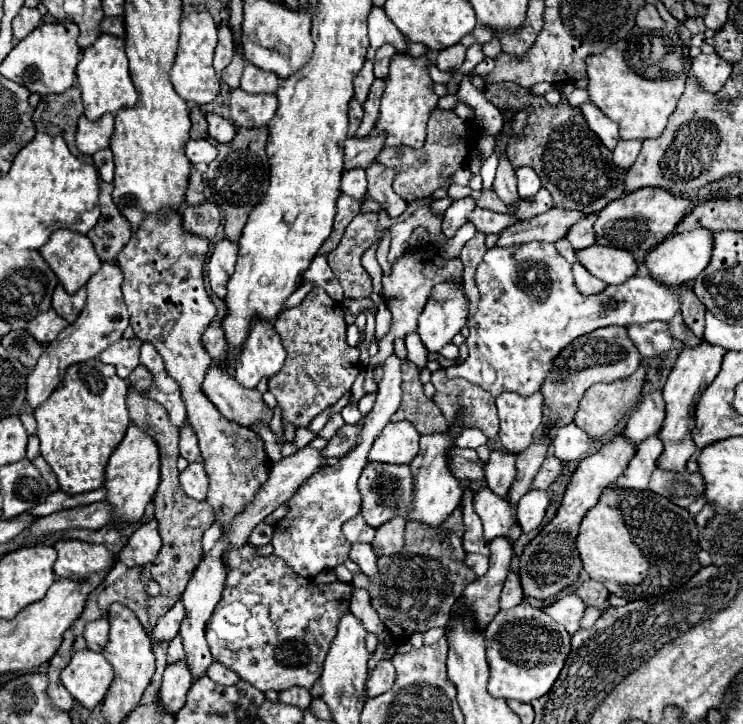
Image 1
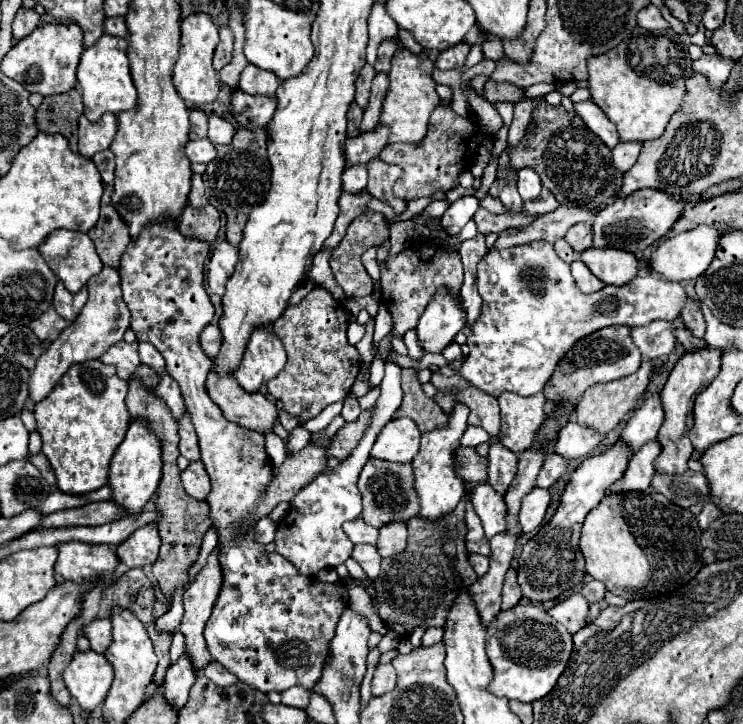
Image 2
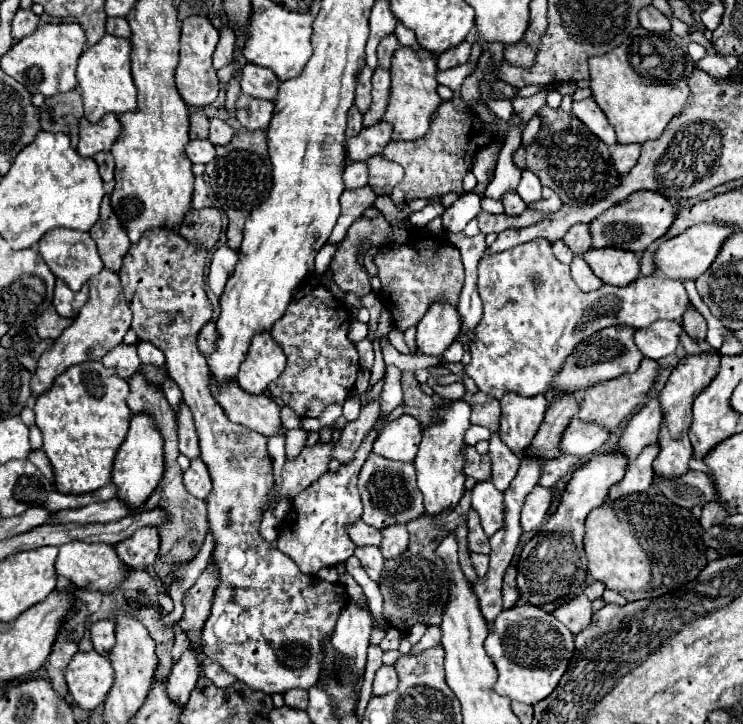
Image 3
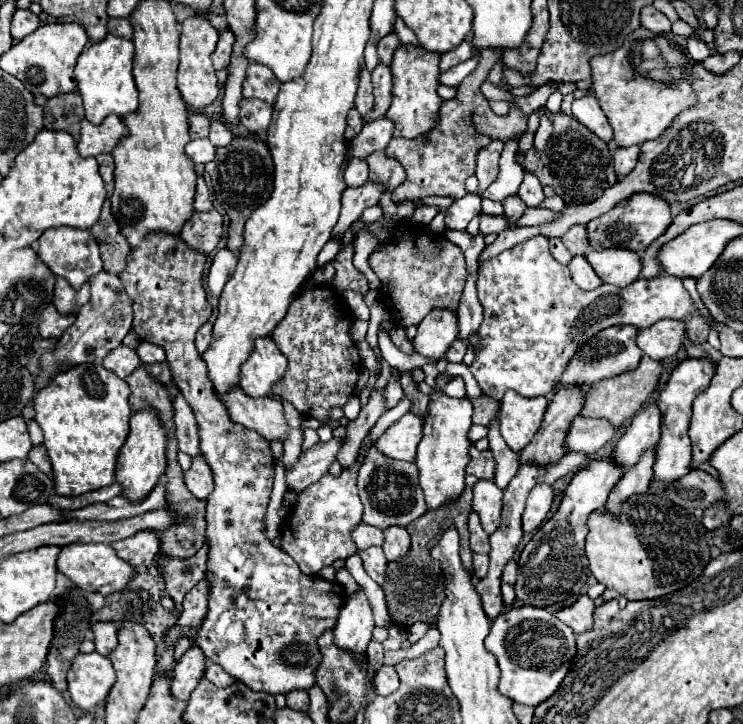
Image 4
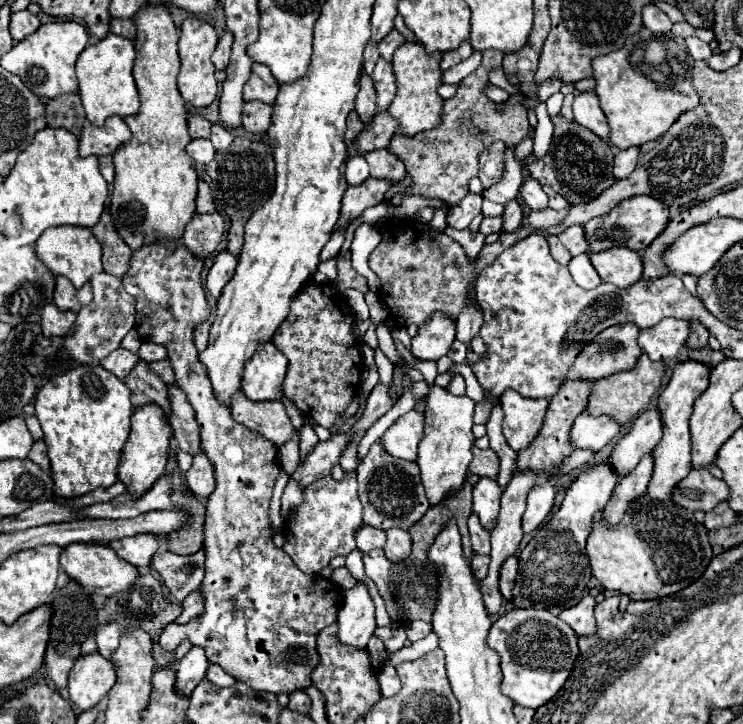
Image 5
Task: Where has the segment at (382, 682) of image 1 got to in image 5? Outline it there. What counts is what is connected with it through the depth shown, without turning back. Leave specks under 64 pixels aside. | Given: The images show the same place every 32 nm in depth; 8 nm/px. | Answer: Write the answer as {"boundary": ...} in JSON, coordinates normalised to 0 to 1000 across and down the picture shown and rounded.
{"boundary":[[[517,917],[517,920],[509,925],[506,936],[509,936],[509,948],[511,948],[511,959],[514,959],[514,961],[530,961],[530,959],[538,953],[538,936],[536,936],[530,920]]]}

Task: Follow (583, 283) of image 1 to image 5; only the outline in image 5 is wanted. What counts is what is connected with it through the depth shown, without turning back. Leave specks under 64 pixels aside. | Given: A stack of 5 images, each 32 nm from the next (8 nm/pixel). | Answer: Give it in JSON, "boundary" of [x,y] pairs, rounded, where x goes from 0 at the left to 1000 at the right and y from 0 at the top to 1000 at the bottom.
{"boundary":[[[781,351],[781,354],[770,356],[764,370],[767,370],[767,378],[770,378],[773,390],[786,401],[797,401],[810,390],[805,376],[797,370],[797,362],[791,359],[791,351]]]}

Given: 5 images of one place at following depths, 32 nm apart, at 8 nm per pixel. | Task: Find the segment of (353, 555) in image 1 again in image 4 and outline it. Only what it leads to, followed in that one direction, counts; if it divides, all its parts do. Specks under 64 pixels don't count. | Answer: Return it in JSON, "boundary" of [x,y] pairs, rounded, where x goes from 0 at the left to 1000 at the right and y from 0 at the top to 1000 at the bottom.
{"boundary":[[[501,754],[501,757],[493,757],[493,760],[482,760],[479,765],[487,771],[490,787],[495,790],[495,796],[514,809],[517,793],[520,793],[520,768],[517,768],[514,757]]]}

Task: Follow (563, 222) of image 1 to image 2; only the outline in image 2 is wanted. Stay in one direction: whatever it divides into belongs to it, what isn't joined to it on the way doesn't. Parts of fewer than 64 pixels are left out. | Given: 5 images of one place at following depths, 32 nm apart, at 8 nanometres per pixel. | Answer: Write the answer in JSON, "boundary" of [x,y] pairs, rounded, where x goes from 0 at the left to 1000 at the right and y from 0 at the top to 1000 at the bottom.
{"boundary":[[[754,285],[738,296],[724,298],[719,307],[708,309],[708,312],[697,312],[697,315],[684,315],[673,323],[673,329],[668,331],[665,343],[689,343],[697,337],[711,337],[719,331],[735,331],[740,337],[746,337],[748,331],[759,329],[764,315],[773,312],[775,307],[786,307],[799,301],[810,287],[805,287],[802,293],[786,293],[783,287],[764,287],[764,285]]]}

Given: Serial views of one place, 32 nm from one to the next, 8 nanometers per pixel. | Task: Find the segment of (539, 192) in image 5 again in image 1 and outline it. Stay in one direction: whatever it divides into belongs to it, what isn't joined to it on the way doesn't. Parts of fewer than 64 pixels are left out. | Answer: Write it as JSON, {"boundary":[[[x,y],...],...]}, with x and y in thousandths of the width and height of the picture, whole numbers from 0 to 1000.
{"boundary":[[[713,229],[694,232],[694,246],[697,246],[697,268],[703,273],[719,271],[727,262],[727,246]]]}

